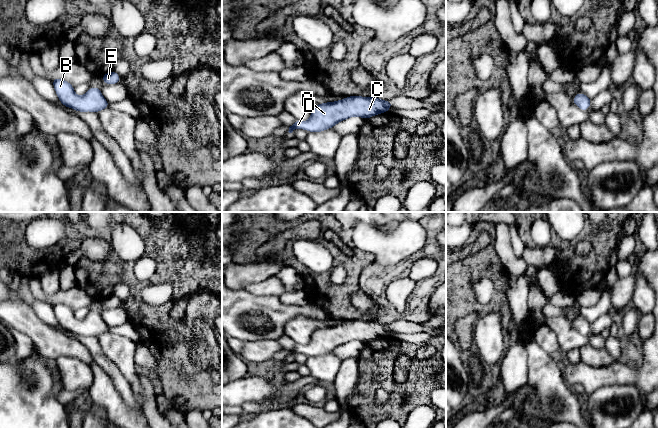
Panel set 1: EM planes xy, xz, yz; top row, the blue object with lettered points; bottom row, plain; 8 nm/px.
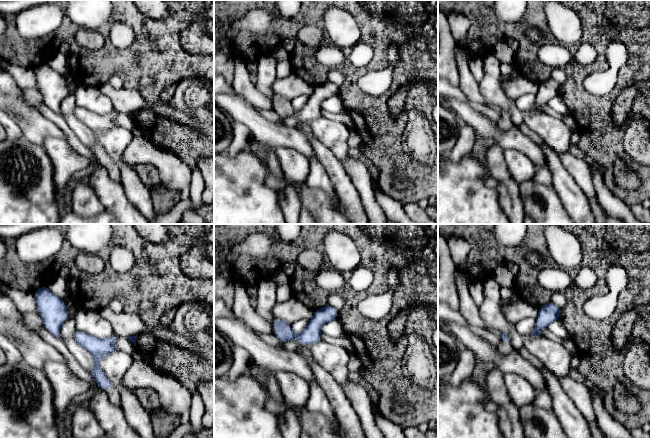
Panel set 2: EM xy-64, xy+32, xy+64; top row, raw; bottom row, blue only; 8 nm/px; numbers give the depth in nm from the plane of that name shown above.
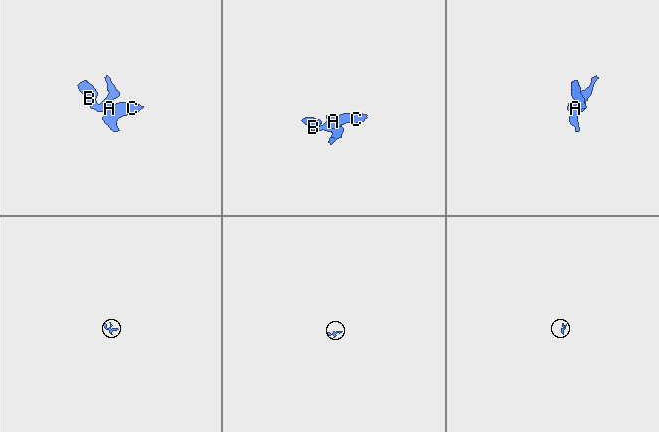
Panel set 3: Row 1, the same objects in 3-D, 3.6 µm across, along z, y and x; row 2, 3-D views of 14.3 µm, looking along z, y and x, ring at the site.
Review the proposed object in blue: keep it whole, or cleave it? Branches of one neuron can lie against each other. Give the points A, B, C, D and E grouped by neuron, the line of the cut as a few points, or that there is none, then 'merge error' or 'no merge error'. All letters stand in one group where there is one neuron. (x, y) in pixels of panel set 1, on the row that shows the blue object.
groups A B C D E; cut none; no merge error

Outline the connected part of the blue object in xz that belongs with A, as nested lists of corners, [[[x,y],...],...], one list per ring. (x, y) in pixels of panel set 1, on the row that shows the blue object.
[[[349,96],[336,102],[318,104],[312,110],[307,122],[296,120],[288,132],[292,133],[294,129],[307,129],[312,133],[321,132],[350,117],[358,116],[366,120],[388,112],[391,107],[391,101],[384,101],[375,96],[371,98]]]

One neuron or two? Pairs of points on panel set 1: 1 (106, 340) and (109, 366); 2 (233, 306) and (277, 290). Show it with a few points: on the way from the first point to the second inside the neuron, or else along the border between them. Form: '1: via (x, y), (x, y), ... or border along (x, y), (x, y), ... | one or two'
1: border along (96, 337), (102, 351), (123, 375) | two
2: border along (241, 289), (256, 295), (276, 295), (278, 297) | two

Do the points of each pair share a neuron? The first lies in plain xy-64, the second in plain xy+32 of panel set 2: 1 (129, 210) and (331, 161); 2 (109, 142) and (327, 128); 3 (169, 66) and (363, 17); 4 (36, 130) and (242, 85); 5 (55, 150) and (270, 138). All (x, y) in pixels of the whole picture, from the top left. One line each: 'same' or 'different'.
1: different
2: same
3: same
4: different
5: different

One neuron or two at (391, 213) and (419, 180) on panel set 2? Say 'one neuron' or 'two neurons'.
two neurons

